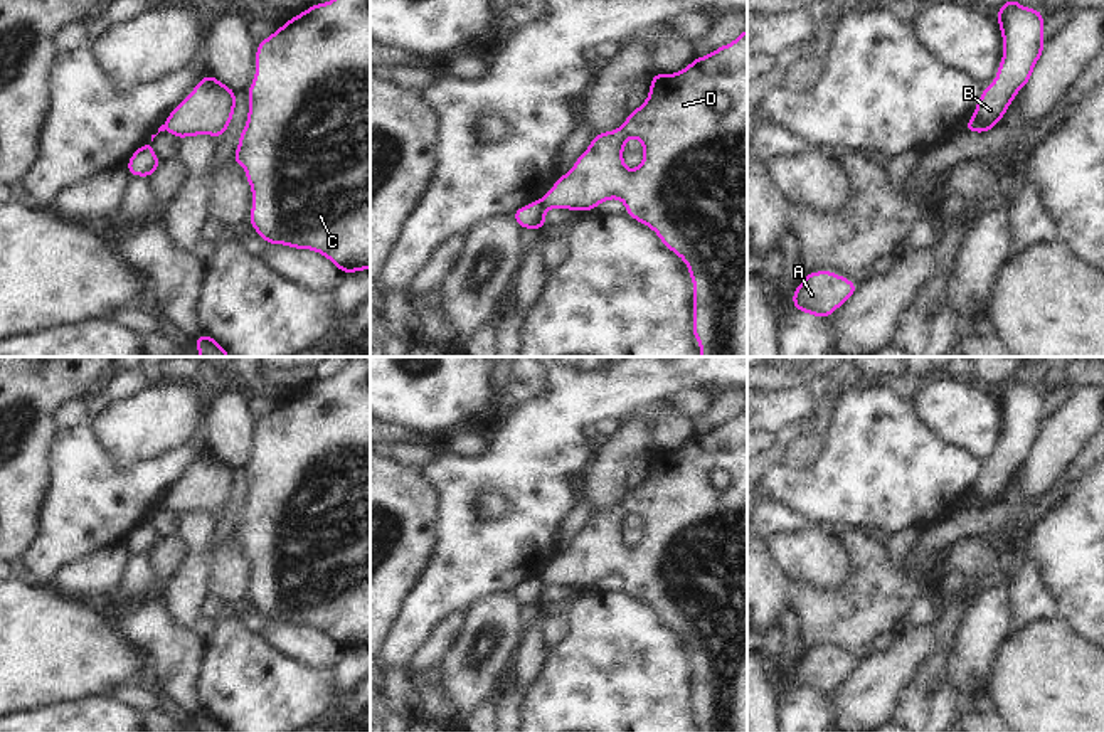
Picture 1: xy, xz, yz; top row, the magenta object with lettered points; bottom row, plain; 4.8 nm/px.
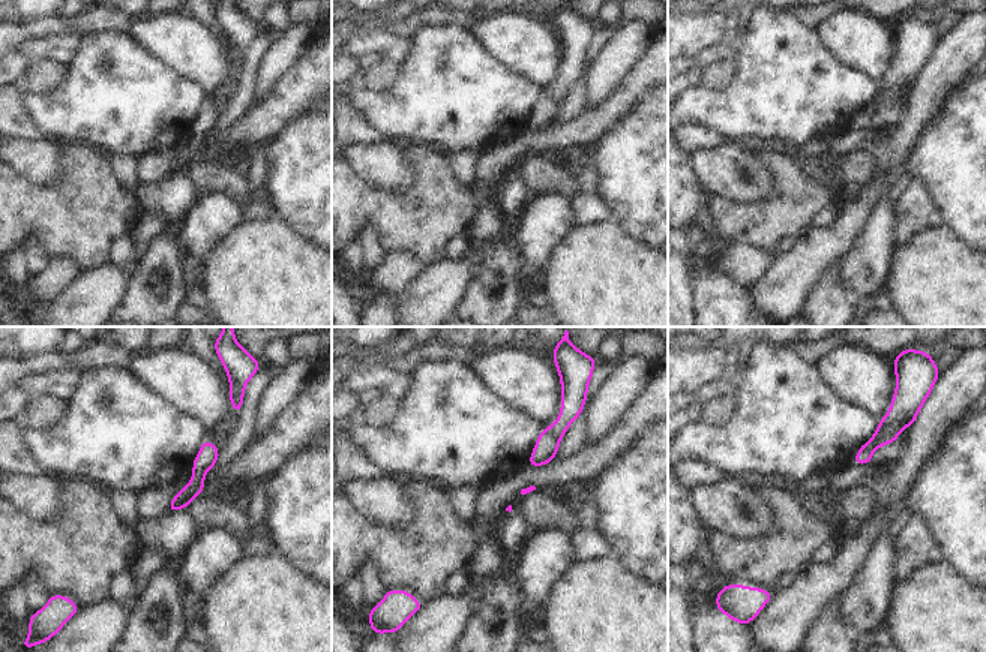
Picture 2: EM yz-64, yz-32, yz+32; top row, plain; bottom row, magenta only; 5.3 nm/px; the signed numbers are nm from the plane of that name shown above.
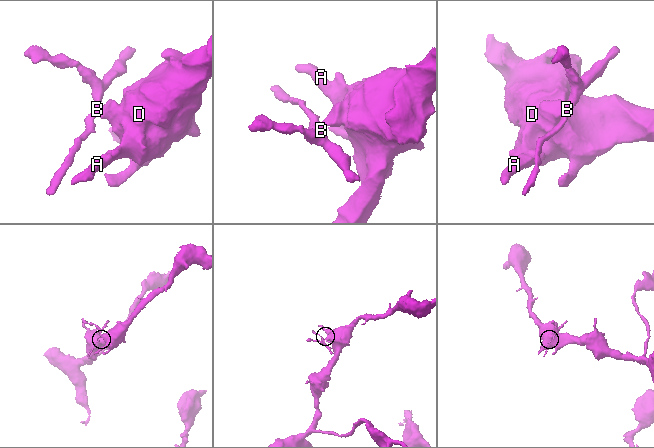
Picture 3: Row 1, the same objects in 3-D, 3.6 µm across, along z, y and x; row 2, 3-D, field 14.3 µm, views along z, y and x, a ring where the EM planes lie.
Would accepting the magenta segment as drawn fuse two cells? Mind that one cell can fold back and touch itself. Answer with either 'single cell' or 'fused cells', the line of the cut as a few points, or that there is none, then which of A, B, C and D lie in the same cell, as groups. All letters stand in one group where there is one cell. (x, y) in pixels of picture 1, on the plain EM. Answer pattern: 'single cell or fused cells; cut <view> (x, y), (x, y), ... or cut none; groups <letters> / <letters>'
fused cells; cut xz (541, 578), (546, 586); groups A C D / B

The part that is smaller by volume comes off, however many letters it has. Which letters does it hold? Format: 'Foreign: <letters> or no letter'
Foreign: B

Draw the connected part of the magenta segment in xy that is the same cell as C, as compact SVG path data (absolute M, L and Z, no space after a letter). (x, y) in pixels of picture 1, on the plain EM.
M352 357L332 379L315 380L259 419L256 453L247 471L249 493L232 537L246 545L252 565L249 601L266 619L313 626L335 639L343 651L370 646L370 357Z

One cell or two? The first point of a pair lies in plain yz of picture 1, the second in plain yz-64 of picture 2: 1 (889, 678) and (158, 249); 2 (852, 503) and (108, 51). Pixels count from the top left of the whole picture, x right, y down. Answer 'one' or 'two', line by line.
1: two
2: one

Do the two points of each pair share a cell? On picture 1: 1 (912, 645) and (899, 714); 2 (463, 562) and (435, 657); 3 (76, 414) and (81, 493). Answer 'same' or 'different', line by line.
1: different
2: different
3: different

